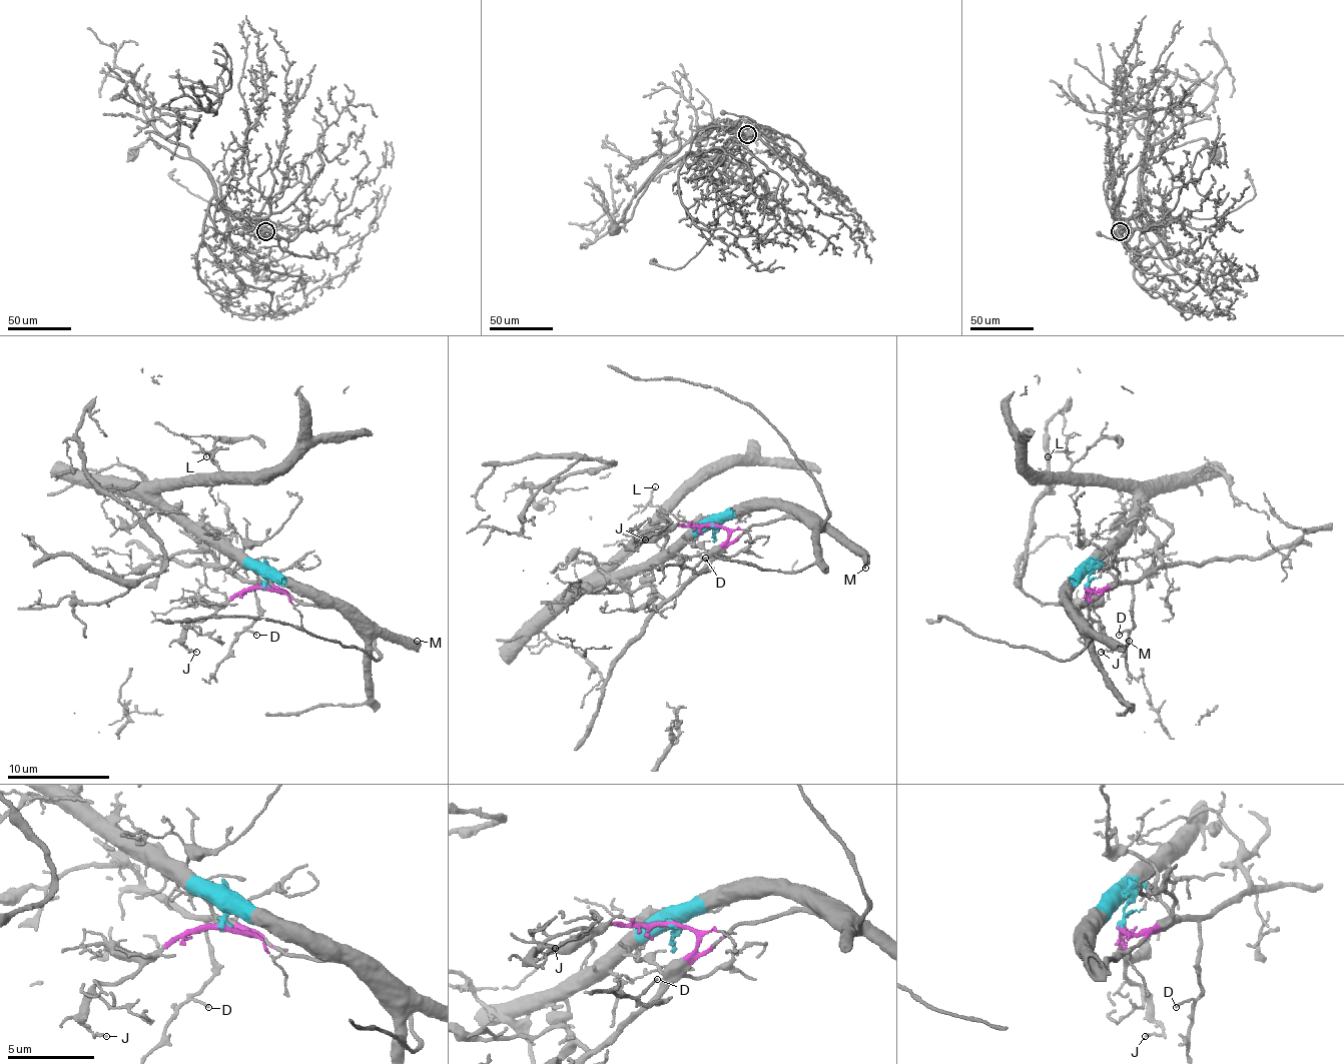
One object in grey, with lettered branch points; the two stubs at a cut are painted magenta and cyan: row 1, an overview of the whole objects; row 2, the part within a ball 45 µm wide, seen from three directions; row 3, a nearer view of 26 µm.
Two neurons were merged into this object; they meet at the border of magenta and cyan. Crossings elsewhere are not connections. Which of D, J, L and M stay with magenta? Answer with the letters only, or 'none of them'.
D, J

